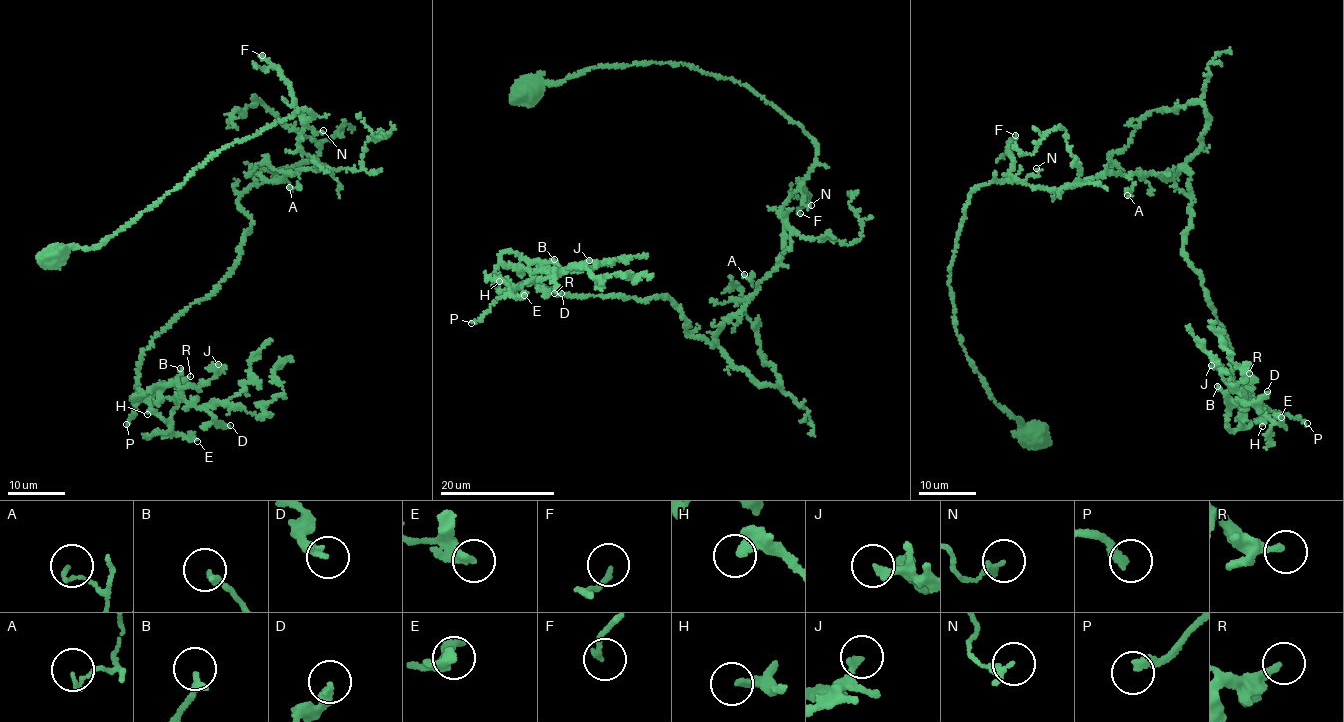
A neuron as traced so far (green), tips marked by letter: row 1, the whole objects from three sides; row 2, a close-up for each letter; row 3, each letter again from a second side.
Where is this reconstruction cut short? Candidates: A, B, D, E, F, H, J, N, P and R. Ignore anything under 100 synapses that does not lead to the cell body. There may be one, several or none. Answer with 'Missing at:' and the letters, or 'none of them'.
Missing at: P

